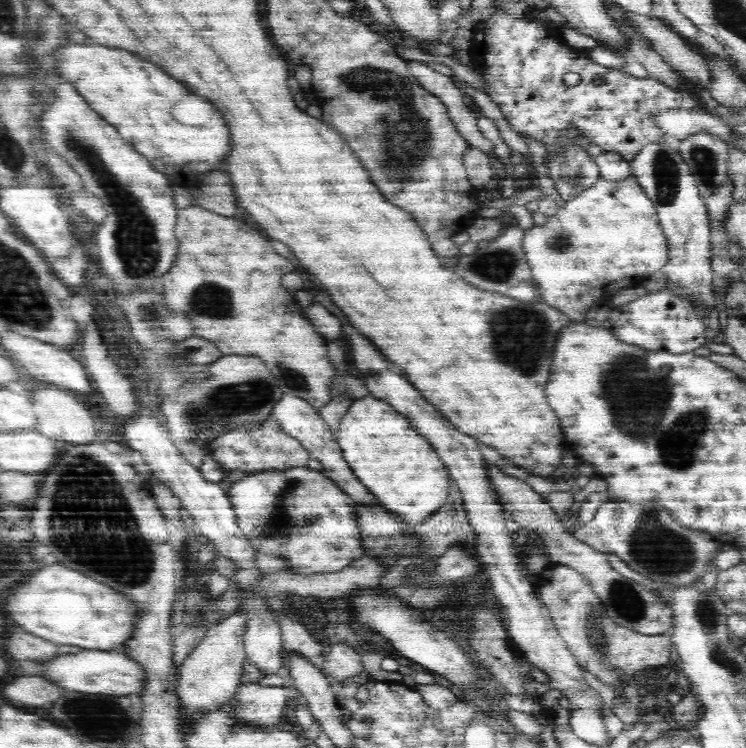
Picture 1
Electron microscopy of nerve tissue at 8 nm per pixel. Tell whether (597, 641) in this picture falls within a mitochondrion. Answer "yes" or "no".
yes

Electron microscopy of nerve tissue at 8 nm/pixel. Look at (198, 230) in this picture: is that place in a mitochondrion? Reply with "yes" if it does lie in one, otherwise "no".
no

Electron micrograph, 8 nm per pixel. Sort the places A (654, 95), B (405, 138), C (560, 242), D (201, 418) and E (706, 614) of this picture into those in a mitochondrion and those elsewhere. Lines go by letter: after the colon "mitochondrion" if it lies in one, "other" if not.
A: other
B: mitochondrion
C: mitochondrion
D: mitochondrion
E: mitochondrion

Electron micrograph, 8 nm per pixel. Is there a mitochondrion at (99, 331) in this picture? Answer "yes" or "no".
no

